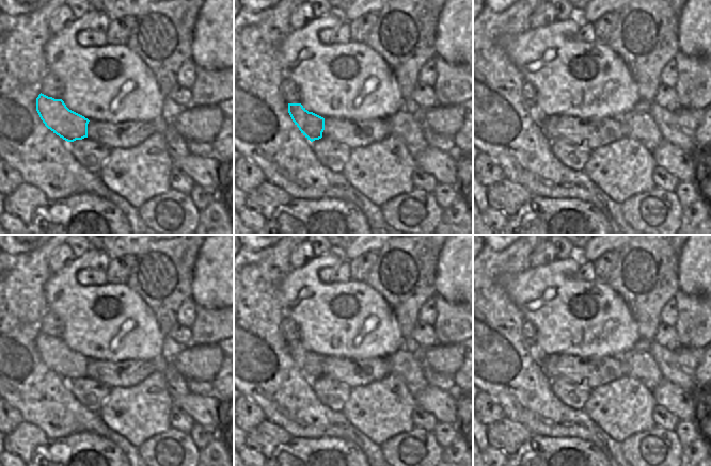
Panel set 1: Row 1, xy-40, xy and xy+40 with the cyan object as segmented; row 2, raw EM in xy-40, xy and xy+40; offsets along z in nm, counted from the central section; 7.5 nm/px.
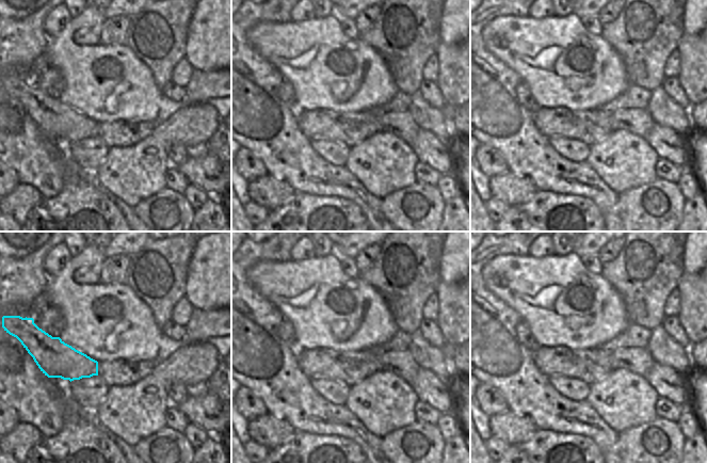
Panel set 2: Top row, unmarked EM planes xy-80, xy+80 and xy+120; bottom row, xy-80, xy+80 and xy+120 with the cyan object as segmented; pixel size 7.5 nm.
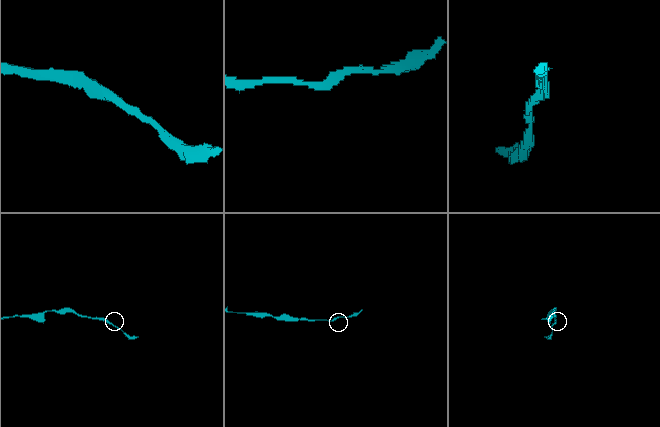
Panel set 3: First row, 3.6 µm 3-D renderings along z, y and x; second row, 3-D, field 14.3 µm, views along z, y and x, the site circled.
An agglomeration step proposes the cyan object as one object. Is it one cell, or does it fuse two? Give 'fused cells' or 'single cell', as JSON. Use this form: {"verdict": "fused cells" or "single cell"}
{"verdict": "fused cells"}

